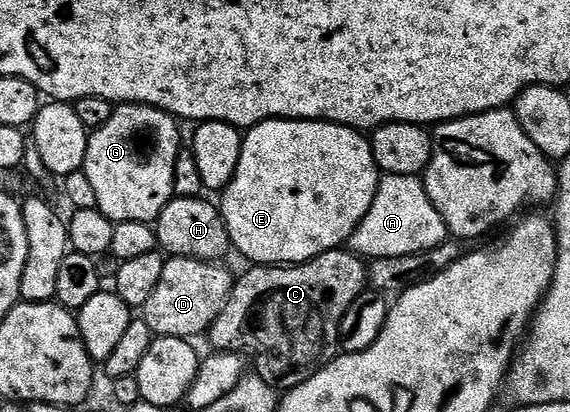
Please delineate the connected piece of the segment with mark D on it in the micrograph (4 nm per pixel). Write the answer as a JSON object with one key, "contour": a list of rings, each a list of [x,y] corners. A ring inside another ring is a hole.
{"contour":[[[169,257],[162,268],[162,278],[158,280],[158,286],[154,292],[150,292],[150,300],[142,307],[142,321],[151,328],[153,335],[161,338],[186,338],[196,340],[203,335],[208,327],[212,325],[226,300],[230,296],[234,285],[234,274],[226,267],[216,262],[199,262],[196,258],[173,258]]]}

